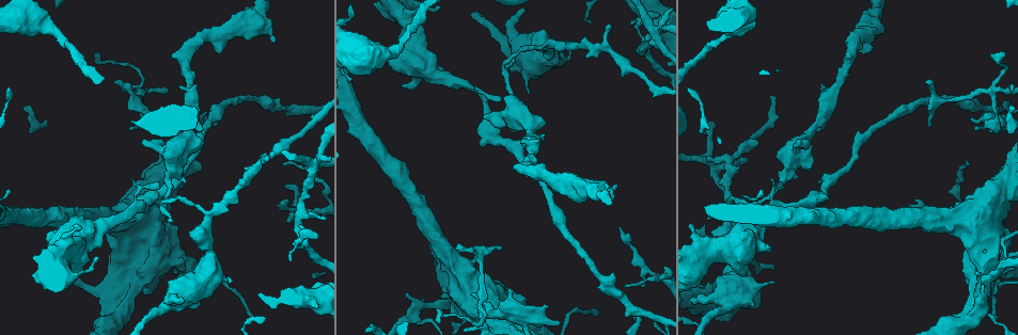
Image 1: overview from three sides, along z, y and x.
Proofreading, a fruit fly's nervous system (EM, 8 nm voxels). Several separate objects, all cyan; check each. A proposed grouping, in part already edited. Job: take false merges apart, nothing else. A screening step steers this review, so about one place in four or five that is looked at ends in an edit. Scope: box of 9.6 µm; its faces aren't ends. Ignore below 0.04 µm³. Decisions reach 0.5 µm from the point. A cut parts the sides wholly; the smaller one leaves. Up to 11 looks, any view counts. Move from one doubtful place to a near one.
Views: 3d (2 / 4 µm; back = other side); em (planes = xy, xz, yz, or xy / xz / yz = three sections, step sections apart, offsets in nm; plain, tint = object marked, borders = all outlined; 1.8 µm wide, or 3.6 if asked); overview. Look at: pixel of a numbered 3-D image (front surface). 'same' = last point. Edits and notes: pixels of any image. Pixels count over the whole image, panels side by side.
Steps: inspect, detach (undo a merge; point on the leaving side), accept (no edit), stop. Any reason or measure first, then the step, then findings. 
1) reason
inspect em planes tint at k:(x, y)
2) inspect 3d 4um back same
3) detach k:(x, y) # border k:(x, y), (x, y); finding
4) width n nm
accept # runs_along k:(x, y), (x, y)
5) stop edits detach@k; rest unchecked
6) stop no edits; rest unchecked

four or more arms meet
inspect em xz step 8 borders at 1:(716, 164)

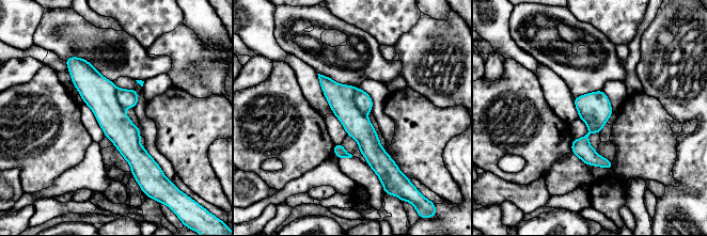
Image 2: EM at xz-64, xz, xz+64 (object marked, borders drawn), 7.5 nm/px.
detach 2:(362, 100) # border 2:(355, 89), (354, 104), (365, 114); two neurons meet here

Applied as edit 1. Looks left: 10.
thick turns thin
inspect em 3.6um planes tint at 1:(393, 51)

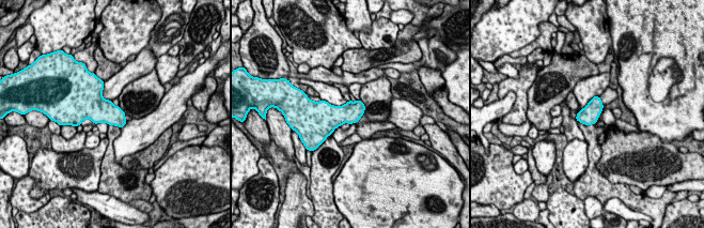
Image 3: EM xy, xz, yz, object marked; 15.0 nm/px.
accept # one neuron here

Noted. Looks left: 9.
thin neck
inspect 3d 2um at 1:(479, 309)

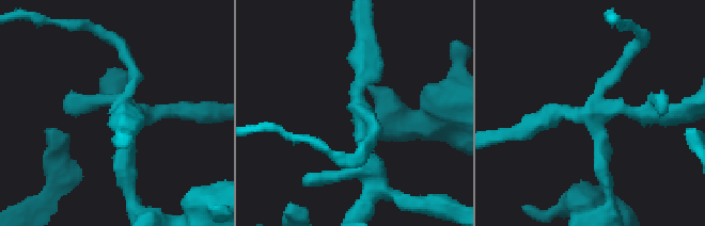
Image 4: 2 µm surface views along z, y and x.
need the tissue
inspect em yz step 8 tint at 4:(361, 115)

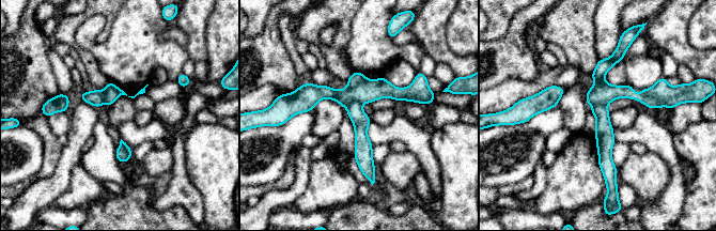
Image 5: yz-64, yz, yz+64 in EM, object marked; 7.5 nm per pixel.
cut it another way
inspect em xz step 8 tint same

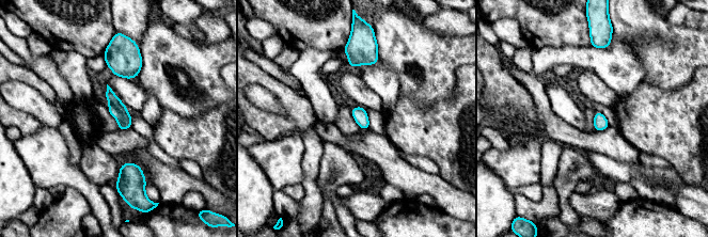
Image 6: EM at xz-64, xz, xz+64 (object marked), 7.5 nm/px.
width 110 nm
detach 6:(125, 123) # border 6:(110, 104), (121, 112), (121, 119); a second neuron is stuck on

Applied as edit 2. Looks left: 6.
redraw
inspect overview

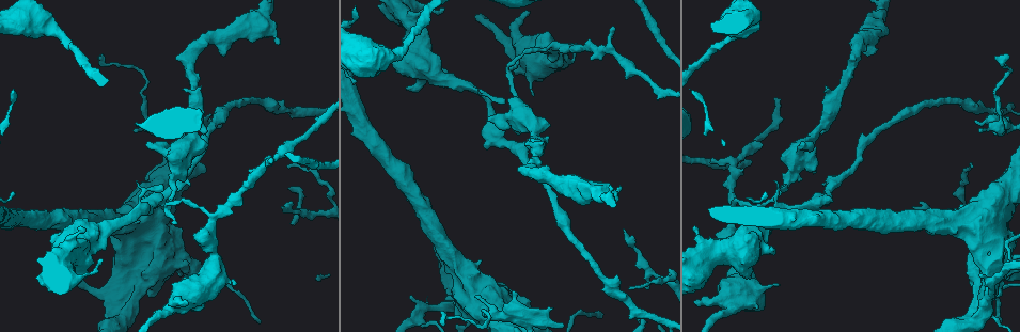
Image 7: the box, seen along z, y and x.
sharp bend
inspect em 3.6um planes tint at 7:(153, 232)

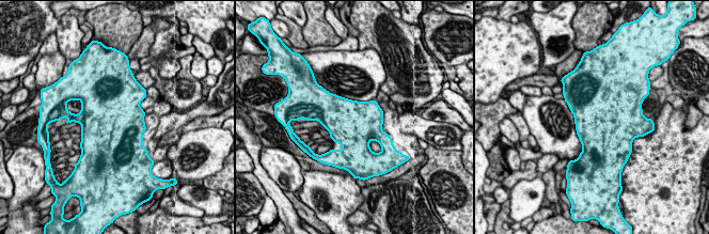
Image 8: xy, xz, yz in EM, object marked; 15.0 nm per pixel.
accept # one neuron here

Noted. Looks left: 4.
stop edits detach@2, detach@6; rest unchecked

